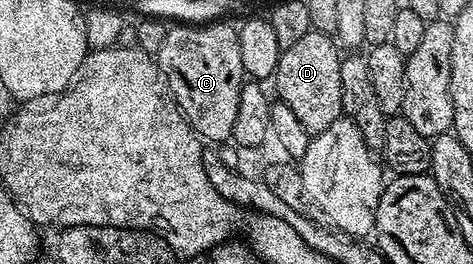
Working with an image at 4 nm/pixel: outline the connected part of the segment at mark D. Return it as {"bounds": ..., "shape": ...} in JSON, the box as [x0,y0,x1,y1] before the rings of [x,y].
{"bounds":[274,30,342,134],"shape":[[[315,30],[302,34],[294,46],[283,49],[277,62],[274,83],[279,103],[290,106],[298,122],[310,134],[326,130],[342,116],[341,49],[329,33]]]}

